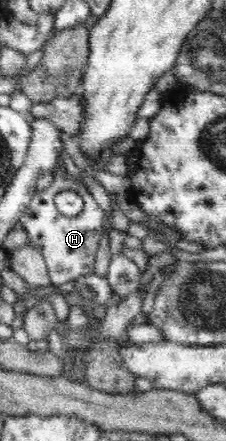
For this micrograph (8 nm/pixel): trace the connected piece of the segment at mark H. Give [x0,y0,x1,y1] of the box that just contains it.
[20,177,104,285]

